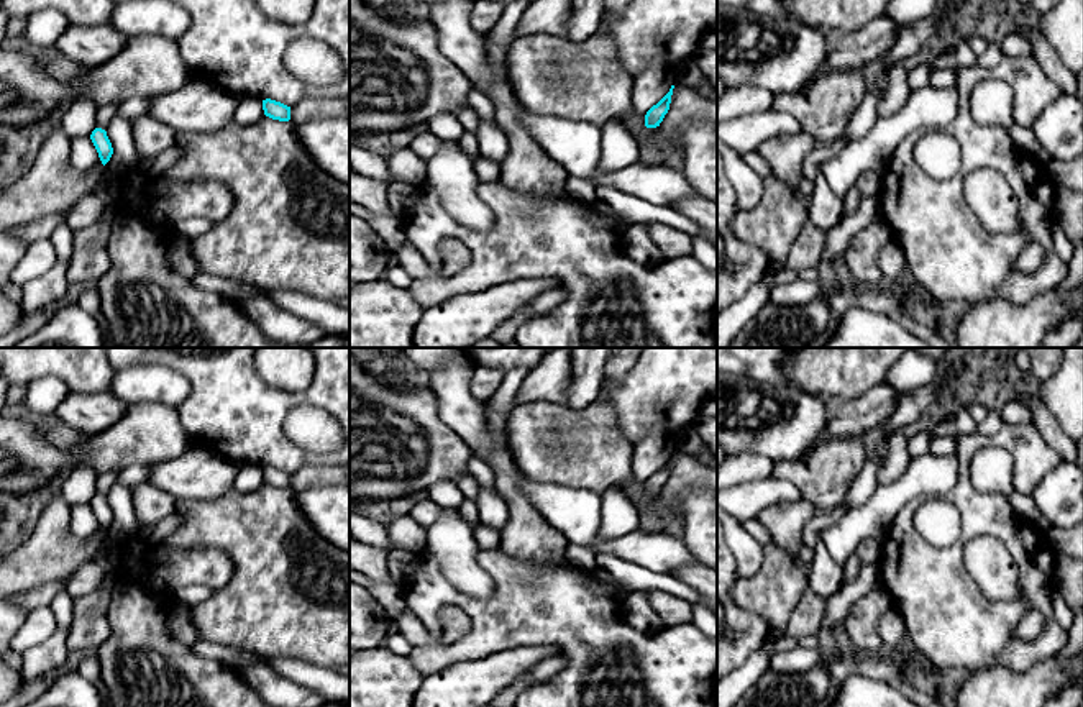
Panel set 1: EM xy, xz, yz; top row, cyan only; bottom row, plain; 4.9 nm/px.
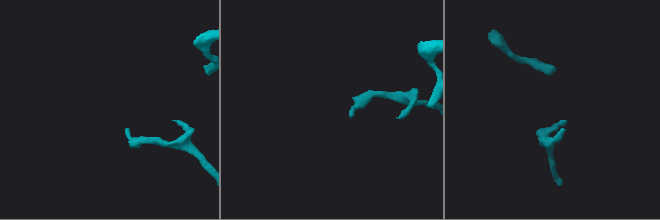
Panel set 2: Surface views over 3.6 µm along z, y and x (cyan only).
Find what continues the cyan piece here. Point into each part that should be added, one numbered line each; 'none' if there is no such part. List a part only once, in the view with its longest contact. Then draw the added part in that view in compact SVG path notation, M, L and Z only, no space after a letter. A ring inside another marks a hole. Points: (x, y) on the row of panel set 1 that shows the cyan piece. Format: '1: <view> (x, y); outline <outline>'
none

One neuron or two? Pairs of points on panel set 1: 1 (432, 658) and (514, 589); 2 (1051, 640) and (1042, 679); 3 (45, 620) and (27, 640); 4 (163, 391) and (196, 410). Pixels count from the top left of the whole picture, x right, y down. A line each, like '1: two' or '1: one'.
1: one
2: two
3: one
4: two

